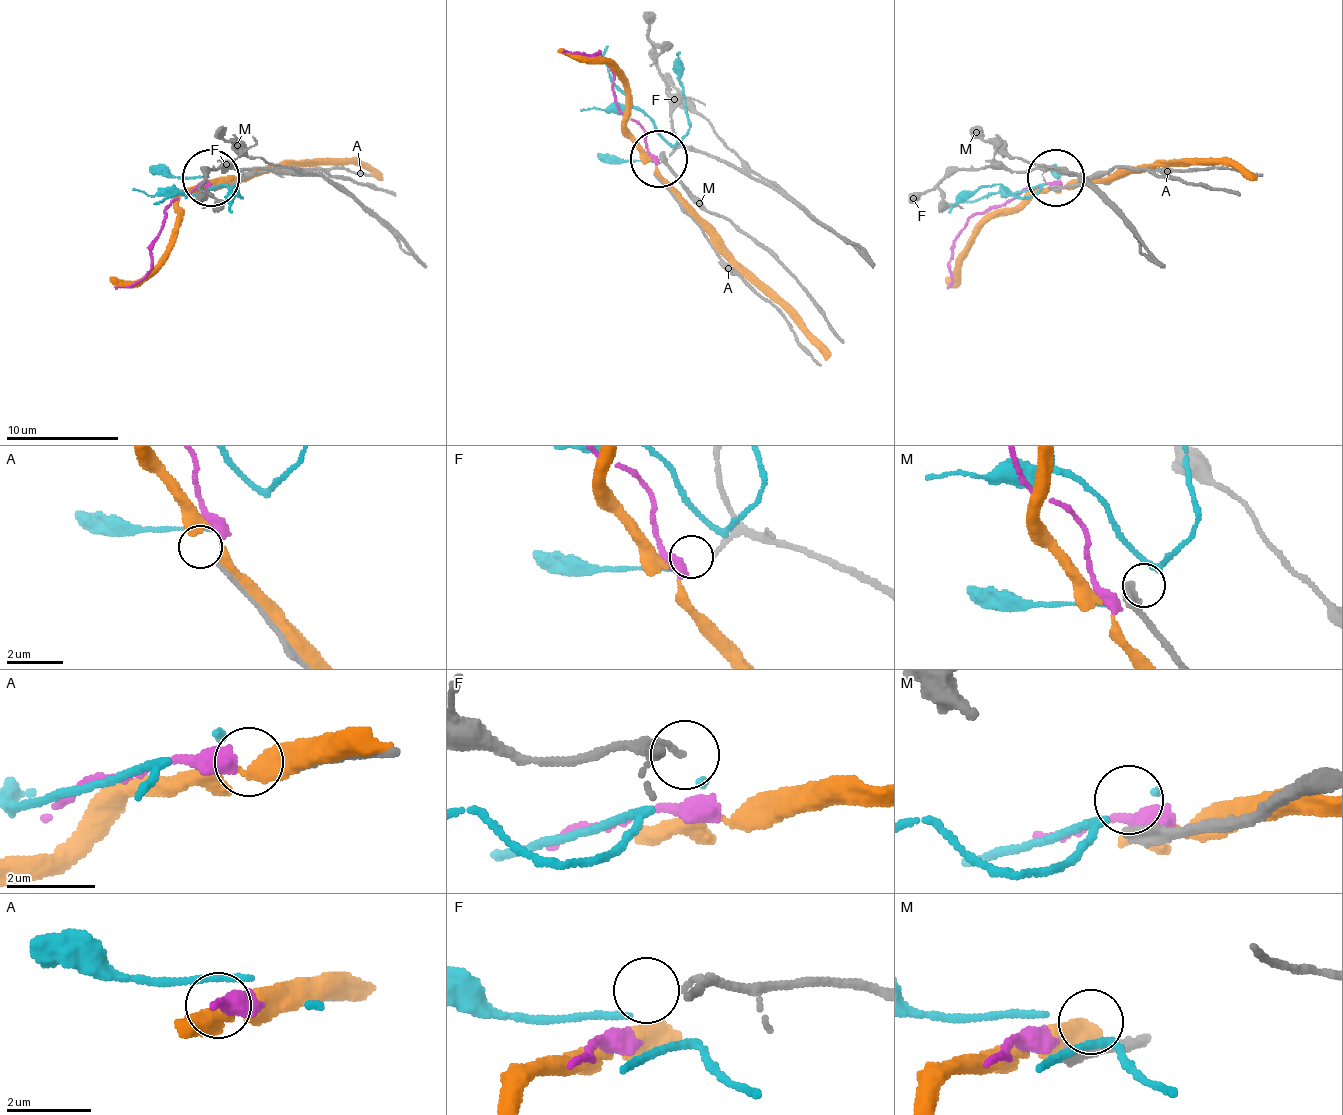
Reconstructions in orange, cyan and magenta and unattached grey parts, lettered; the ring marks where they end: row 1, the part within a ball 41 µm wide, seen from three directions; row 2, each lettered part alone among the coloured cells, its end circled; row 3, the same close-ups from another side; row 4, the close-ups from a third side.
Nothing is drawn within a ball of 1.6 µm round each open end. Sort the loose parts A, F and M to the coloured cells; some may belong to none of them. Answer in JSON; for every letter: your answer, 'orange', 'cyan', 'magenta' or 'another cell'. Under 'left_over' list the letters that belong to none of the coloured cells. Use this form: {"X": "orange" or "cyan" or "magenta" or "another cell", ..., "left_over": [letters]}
{"A": "another cell", "F": "another cell", "M": "cyan", "left_over": ["A", "F"]}

